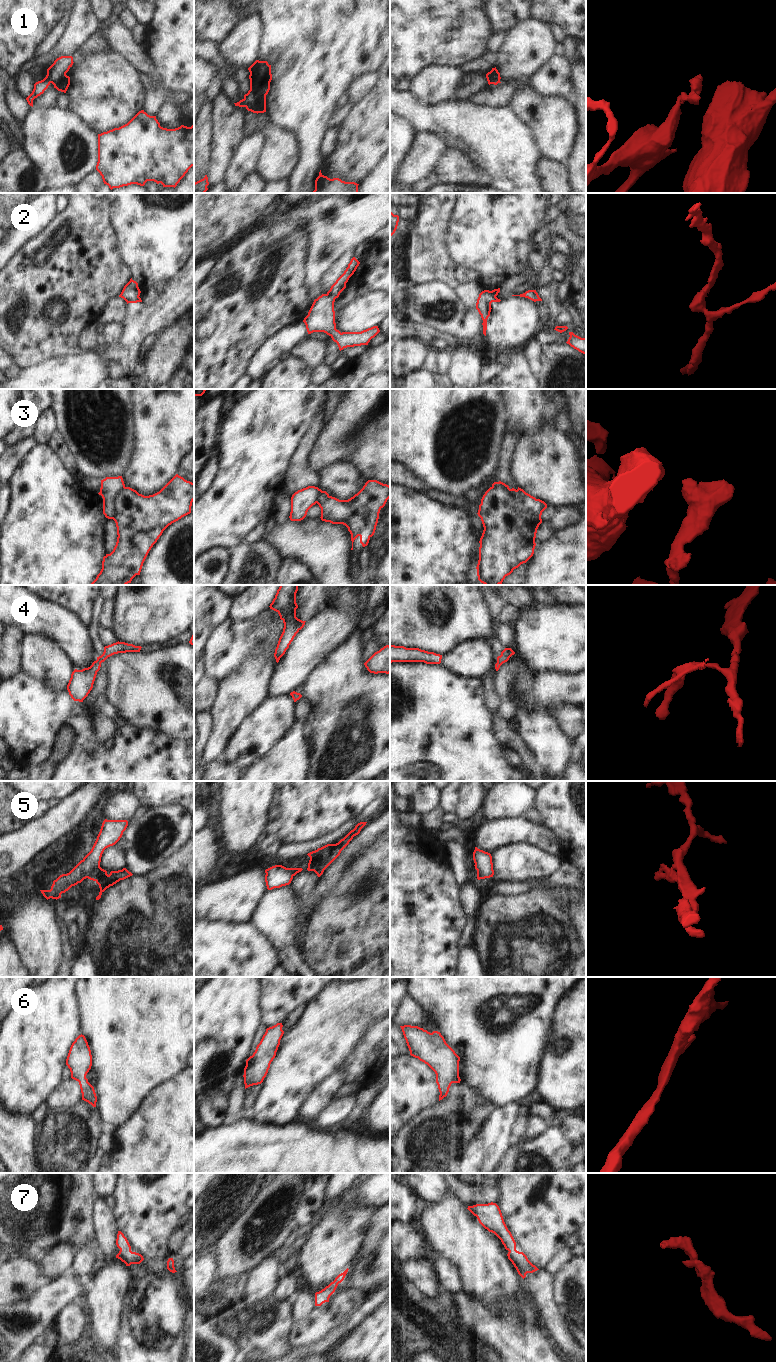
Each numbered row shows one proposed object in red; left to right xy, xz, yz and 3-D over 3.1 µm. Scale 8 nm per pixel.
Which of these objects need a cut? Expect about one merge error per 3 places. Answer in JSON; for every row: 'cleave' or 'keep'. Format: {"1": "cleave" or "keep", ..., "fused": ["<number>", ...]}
{"1": "cleave", "2": "cleave", "3": "cleave", "4": "keep", "5": "cleave", "6": "keep", "7": "keep", "fused": ["1", "2", "3", "5"]}

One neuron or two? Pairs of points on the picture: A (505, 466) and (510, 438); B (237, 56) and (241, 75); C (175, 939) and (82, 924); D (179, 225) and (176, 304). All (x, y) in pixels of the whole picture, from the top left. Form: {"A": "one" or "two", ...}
{"A": "one", "B": "two", "C": "two", "D": "two"}

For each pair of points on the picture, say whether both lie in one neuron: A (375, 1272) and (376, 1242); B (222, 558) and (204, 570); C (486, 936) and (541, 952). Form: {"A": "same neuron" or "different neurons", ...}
{"A": "same neuron", "B": "same neuron", "C": "same neuron"}

